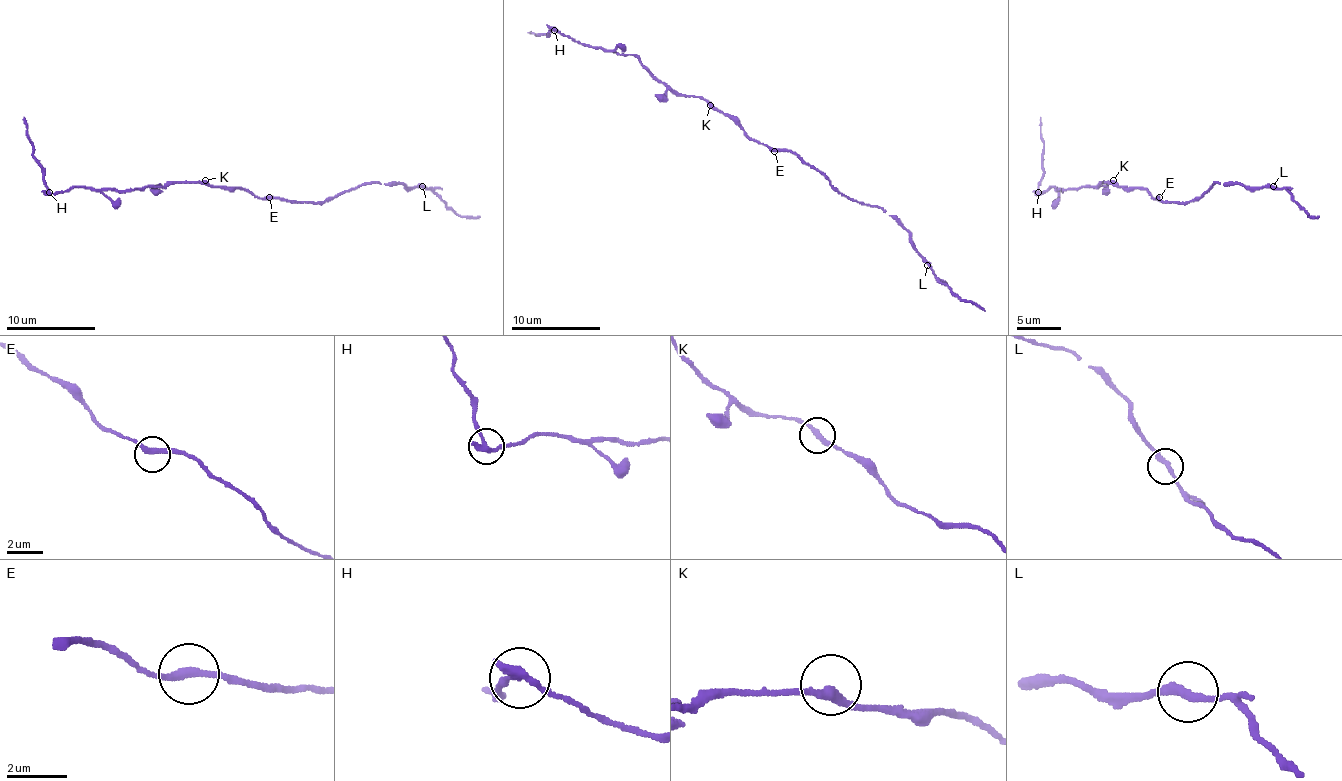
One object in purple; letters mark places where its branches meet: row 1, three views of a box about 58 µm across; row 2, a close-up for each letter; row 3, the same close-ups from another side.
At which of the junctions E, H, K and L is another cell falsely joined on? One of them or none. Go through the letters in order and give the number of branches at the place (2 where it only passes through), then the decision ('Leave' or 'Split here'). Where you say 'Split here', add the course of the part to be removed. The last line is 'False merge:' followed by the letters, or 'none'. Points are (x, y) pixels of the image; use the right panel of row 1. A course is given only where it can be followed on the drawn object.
E: Branches: 2. Leave
H: Branches: 2. Split here. Course of the part to remove: (1037, 193), (1044, 153), (1040, 118)
K: Branches: 2. Leave
L: Branches: 2. Leave
False merge: H

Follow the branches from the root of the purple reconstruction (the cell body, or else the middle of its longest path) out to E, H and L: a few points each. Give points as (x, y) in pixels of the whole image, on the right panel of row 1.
E: (1146, 191), (1153, 197), (1159, 197)
H: (1146, 191), (1102, 182), (1097, 186), (1062, 191), (1051, 186), (1037, 193)
L: (1146, 191), (1164, 202), (1193, 202), (1215, 182), (1273, 186)

